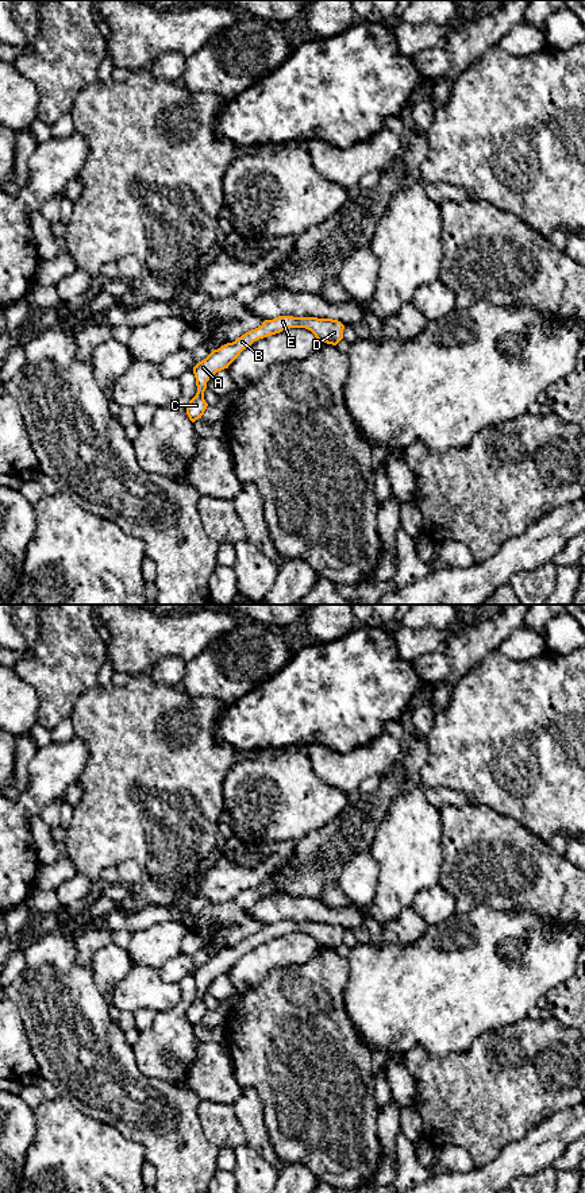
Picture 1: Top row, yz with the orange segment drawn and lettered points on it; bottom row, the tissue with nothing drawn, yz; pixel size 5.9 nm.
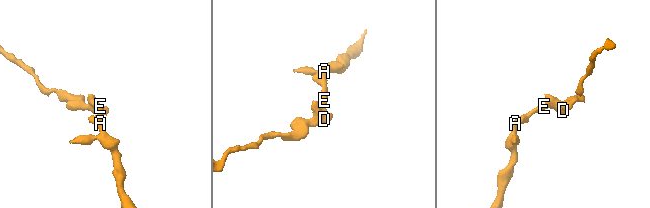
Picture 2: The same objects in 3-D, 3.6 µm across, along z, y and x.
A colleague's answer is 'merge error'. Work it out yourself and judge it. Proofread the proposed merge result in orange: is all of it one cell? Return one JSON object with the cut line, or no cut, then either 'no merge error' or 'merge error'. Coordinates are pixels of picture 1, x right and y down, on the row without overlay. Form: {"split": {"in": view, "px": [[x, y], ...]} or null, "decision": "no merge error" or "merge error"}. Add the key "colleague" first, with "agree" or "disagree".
{"colleague": "disagree", "split": null, "decision": "no merge error"}

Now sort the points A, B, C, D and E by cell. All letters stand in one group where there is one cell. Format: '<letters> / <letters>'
A B C D E

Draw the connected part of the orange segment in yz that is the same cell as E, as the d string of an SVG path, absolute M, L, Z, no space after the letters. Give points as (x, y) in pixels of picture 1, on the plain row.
M278 920L273 924L265 924L258 933L246 937L235 946L213 954L204 965L193 972L197 997L186 1011L189 1024L195 1027L204 1019L208 1011L204 1004L204 996L212 980L228 973L239 958L254 946L280 938L286 933L305 933L315 939L319 947L336 950L343 943L345 930L332 923Z

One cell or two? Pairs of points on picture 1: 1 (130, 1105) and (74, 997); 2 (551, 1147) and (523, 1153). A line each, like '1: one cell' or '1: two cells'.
1: one cell
2: one cell

